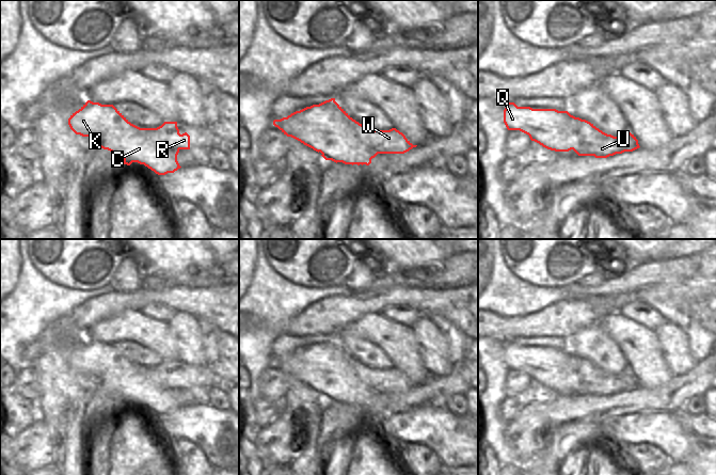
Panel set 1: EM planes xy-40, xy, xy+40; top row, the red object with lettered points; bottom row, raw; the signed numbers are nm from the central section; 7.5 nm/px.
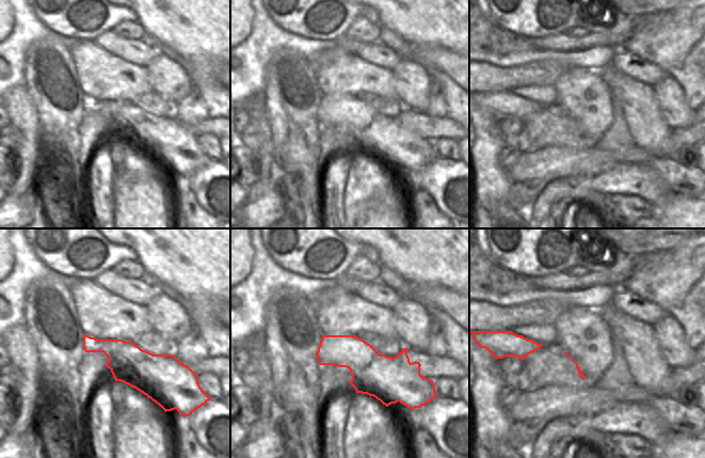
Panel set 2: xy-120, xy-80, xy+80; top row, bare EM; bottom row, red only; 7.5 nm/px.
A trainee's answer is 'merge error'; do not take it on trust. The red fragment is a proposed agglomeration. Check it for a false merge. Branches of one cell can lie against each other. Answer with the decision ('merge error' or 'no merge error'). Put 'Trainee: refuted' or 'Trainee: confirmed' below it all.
no merge error
Trainee: refuted

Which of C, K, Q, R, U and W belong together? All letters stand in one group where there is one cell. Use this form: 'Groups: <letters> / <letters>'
Groups: C K Q R U W.

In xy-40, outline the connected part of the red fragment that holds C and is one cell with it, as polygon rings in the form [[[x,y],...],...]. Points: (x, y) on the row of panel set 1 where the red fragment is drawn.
[[[87,100],[78,111],[70,115],[68,125],[76,134],[89,137],[96,142],[97,146],[120,155],[124,159],[123,164],[130,165],[132,162],[138,162],[158,175],[174,173],[180,169],[177,155],[180,149],[190,149],[190,136],[187,132],[179,133],[177,122],[164,122],[157,128],[140,128],[131,124],[113,105],[101,105]]]

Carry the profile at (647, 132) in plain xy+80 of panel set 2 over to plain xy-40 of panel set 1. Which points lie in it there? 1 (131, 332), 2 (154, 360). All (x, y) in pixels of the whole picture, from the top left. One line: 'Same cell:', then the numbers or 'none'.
Same cell: 1

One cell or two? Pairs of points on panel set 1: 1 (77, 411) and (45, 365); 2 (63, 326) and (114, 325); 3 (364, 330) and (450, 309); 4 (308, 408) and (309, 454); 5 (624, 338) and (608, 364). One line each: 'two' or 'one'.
1: one
2: two
3: two
4: one
5: two

